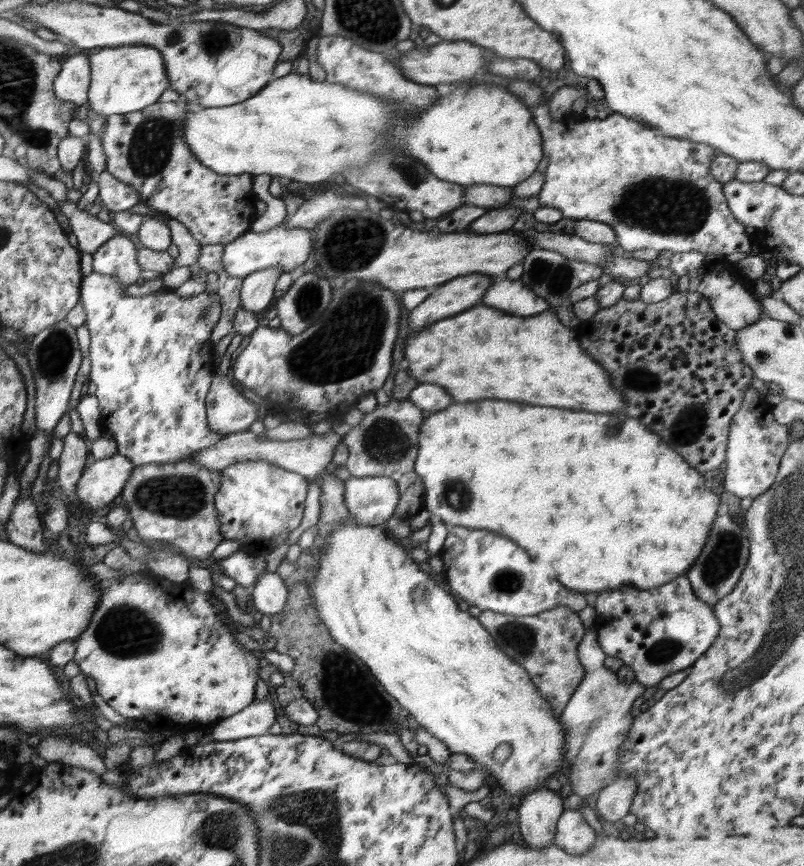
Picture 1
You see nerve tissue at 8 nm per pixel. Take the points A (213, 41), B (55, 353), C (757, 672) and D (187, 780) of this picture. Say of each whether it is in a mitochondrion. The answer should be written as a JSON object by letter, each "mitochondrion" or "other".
{"A":"mitochondrion","B":"mitochondrion","C":"other","D":"other"}

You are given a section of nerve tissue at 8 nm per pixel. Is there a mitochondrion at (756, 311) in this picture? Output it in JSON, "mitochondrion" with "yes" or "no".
{"mitochondrion":"no"}

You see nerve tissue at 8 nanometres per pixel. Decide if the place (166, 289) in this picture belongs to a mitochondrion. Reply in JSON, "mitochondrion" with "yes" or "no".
{"mitochondrion":"no"}

